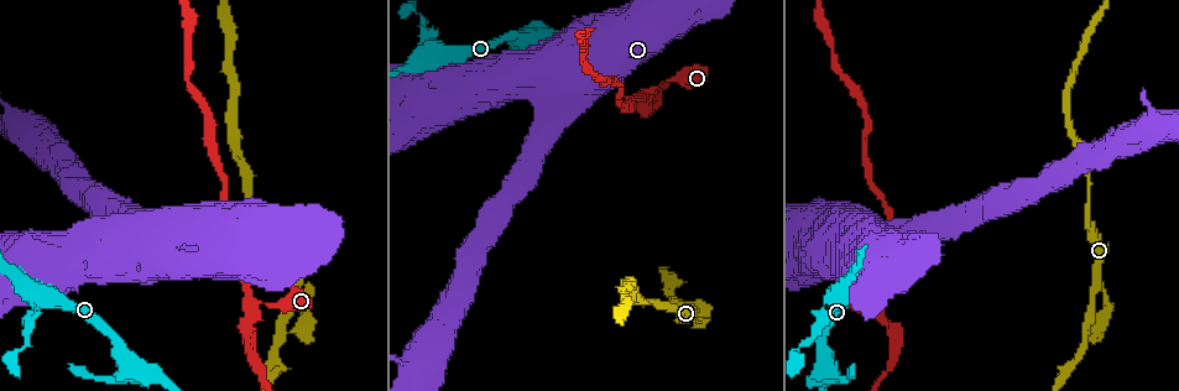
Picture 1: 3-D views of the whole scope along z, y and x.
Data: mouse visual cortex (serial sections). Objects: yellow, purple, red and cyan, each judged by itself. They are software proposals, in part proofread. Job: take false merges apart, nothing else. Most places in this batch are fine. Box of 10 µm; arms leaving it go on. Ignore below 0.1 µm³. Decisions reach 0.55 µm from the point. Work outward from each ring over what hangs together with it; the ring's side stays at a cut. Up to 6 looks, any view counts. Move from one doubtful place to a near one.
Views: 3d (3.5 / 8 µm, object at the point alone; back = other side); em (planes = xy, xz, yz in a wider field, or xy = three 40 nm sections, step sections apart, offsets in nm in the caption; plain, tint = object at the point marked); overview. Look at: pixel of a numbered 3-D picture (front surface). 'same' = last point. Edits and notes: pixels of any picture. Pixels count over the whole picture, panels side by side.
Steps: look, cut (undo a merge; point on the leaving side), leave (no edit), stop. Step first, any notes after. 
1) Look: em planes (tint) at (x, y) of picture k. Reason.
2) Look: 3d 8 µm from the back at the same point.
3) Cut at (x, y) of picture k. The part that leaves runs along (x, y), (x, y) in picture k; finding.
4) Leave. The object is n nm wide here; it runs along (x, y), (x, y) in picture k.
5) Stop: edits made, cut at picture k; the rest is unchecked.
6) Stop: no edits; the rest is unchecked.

Look: 3d 3.5 µm at (1091, 323) of picture 1. Thin neck.

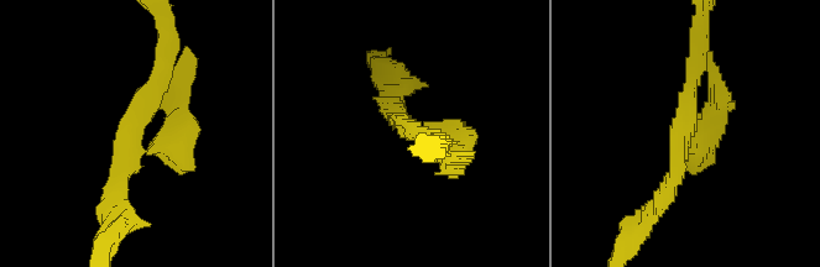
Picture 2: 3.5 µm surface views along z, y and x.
Look: em xy step 1 (tint) at (132, 130) of picture 2. 3 arms meet here; the arms are 200, 250, 350 nm wide.

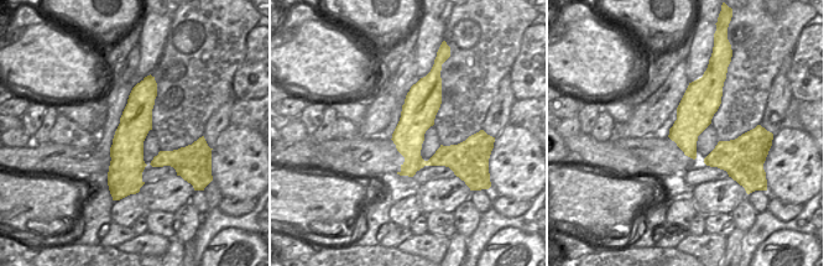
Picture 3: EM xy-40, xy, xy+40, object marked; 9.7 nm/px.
Cut at (189, 153) of picture 2. The part that leaves runs along (146, 150), (177, 137), (188, 58) in picture 2; two cells meet here.

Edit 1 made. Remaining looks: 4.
Look: 3d 3.5 µm at (567, 95) of picture 1. Thick turns thin.

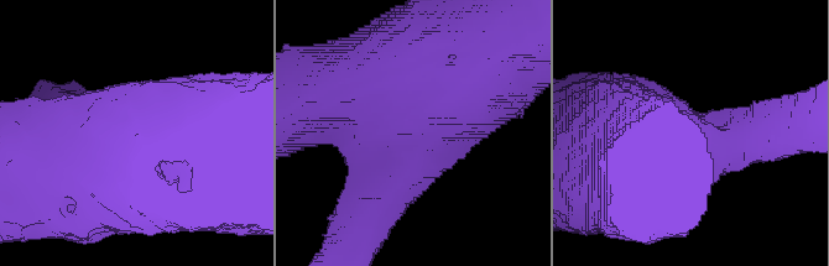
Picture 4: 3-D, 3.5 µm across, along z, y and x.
Look: em planes (tint) at (409, 136) of picture 4. Need the tissue.

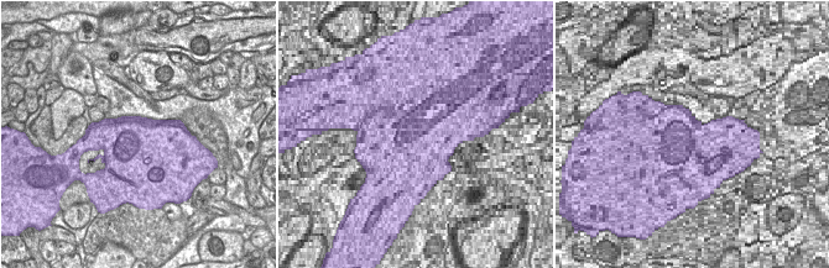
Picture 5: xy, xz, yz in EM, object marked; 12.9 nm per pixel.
Leave. The object is 1000 nm wide here; it runs along (490, 35), (422, 82), (338, 89) in picture 4; all the same cell.

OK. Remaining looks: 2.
Look: 3d 3.5 µm at (650, 91) of picture 1. Branch point.

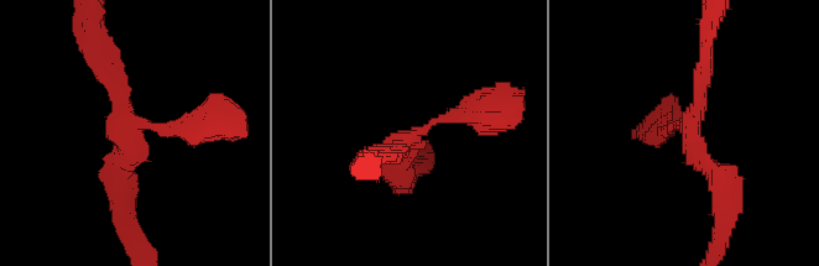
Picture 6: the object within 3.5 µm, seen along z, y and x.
Look: em xy step 2 (tint) at (411, 136) of picture 6. 3 arms meet here; the arms are 200, 250, 300 nm wide.

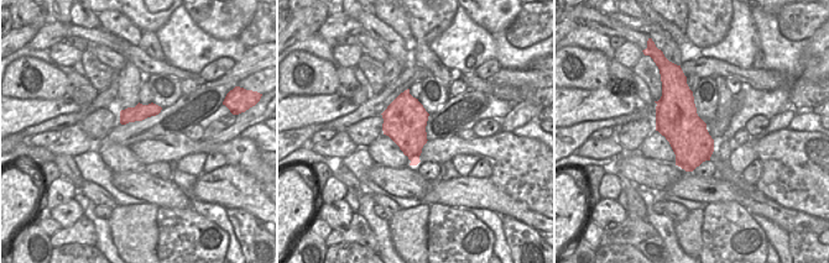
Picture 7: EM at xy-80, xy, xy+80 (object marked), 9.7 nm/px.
Leave. It runs along (207, 119), (131, 123), (97, 55) in picture 6; one cell here.

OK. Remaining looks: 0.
Stop: edits made, cut at picture 2; the rest is unchecked.

